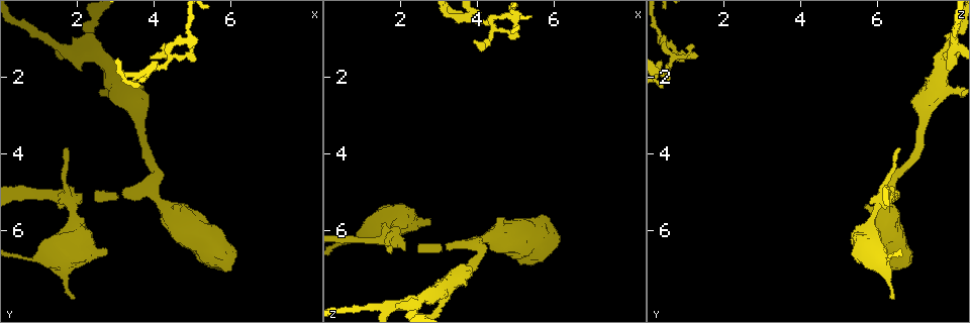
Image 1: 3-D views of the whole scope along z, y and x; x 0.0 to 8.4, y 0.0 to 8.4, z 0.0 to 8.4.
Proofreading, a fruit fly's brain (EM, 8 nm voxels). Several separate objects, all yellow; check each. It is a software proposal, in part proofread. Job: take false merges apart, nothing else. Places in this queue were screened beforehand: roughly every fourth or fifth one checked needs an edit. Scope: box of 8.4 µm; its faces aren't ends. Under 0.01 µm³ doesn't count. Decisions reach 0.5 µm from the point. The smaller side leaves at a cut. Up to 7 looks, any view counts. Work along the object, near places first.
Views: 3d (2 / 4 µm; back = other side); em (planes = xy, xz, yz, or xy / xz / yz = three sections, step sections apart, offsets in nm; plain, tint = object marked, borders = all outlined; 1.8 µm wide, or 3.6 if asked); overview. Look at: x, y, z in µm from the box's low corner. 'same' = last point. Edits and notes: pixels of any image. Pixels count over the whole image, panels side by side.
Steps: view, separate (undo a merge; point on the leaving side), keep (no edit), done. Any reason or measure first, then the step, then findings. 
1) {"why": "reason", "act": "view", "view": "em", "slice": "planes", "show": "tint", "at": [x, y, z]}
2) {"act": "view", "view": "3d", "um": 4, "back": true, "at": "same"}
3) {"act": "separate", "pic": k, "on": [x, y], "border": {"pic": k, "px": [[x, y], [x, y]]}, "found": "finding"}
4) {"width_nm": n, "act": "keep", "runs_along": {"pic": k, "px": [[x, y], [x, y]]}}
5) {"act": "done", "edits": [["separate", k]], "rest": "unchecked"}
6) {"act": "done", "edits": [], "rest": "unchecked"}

{"why": "a fork", "act": "view", "view": "3d", "um": 2, "at": [2.45, 1.35, 7.75]}

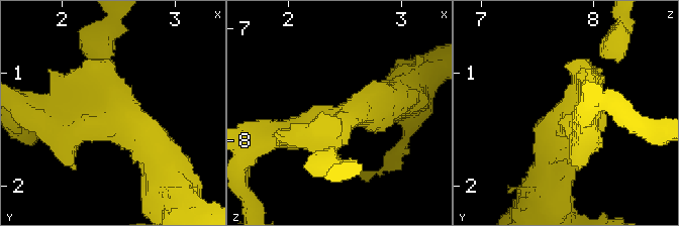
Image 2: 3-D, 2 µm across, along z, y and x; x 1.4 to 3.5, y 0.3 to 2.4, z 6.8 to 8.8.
{"why": "now the EM", "act": "view", "view": "em", "slice": "xy", "step": 4, "show": "tint", "at": [2.48, 1.42, 7.80]}

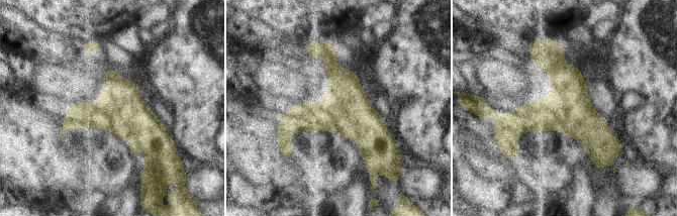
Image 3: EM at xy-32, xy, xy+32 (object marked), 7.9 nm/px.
{"act": "view", "view": "em", "slice": "planes", "show": "borders", "at": "same"}

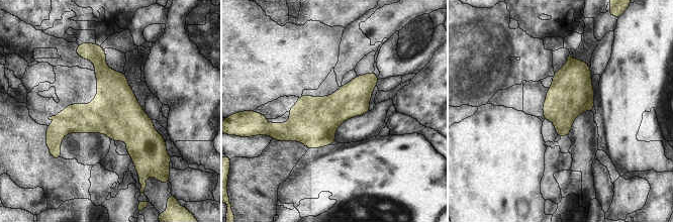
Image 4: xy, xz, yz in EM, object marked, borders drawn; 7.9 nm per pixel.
{"act": "separate", "pic": 4, "on": [55, 134], "border": {"pic": 4, "px": [[55, 124], [58, 124], [66, 133]]}, "found": "a second neuron is stuck on"}

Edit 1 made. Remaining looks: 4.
{"why": "sudden change in width", "act": "view", "view": "em", "um": 3.6, "slice": "planes", "show": "plain", "at": [1.60, 6.45, 5.75]}

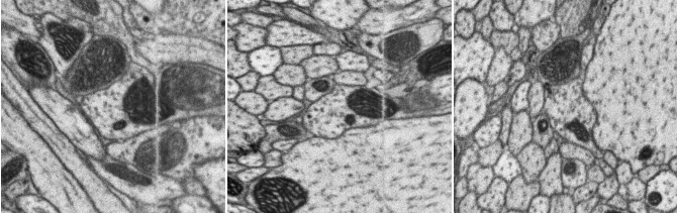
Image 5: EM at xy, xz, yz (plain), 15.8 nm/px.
{"act": "view", "view": "em", "um": 3.6, "slice": "planes", "show": "tint", "at": "same"}

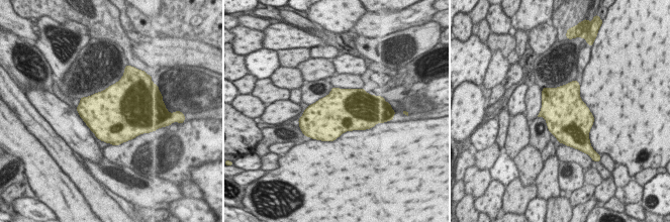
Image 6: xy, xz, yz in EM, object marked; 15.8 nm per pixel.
{"act": "keep", "found": "all the same neuron"}

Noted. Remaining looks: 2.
{"why": "sudden change in width", "act": "view", "view": "em", "slice": "xy", "step": 4, "show": "tint", "at": [3.55, 2.95, 7.10]}

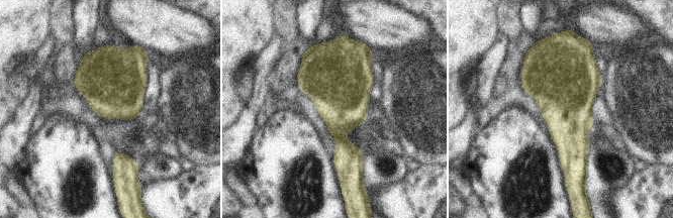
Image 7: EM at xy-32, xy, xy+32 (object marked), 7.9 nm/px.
{"why": "another direction", "act": "view", "view": "em", "slice": "planes", "show": "tint", "at": "same"}

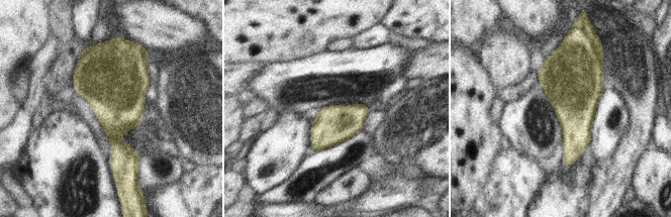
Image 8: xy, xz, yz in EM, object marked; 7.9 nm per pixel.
{"width_nm": 300, "act": "keep", "found": "one neuron here"}

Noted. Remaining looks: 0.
{"act": "done", "edits": [["separate", 4]], "rest": "unchecked"}

